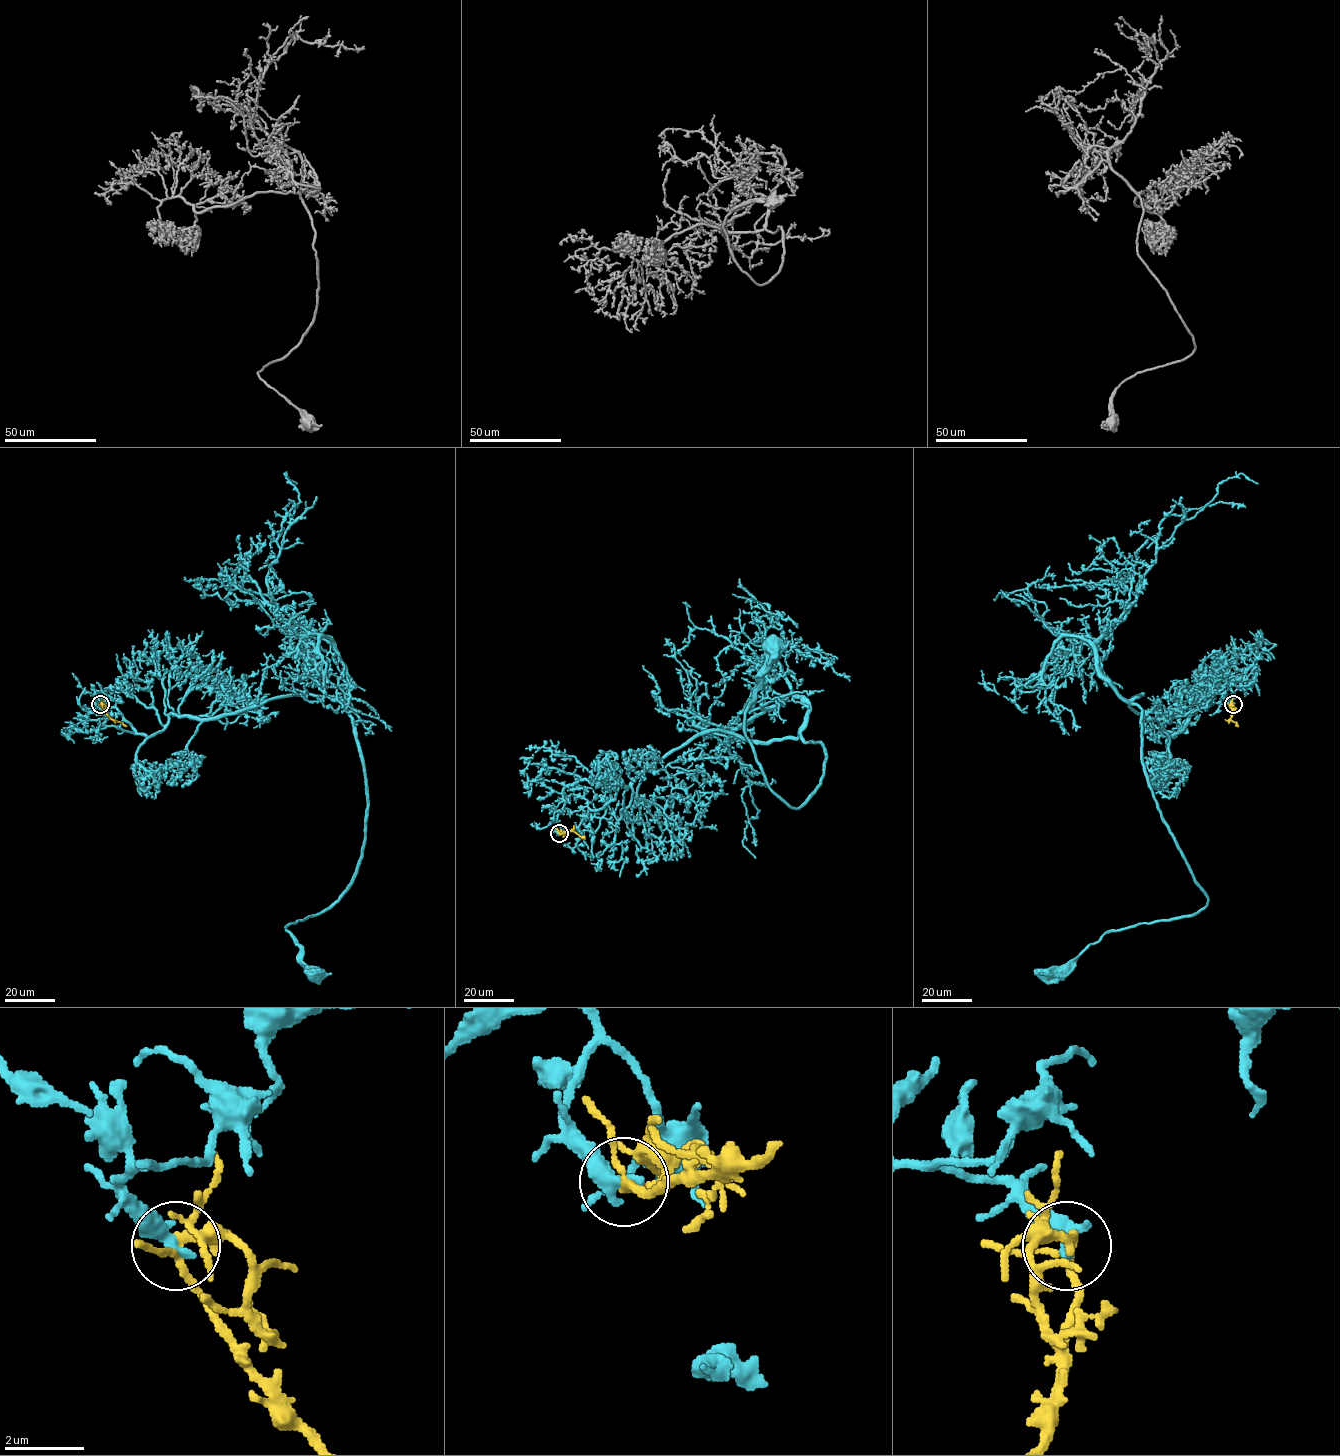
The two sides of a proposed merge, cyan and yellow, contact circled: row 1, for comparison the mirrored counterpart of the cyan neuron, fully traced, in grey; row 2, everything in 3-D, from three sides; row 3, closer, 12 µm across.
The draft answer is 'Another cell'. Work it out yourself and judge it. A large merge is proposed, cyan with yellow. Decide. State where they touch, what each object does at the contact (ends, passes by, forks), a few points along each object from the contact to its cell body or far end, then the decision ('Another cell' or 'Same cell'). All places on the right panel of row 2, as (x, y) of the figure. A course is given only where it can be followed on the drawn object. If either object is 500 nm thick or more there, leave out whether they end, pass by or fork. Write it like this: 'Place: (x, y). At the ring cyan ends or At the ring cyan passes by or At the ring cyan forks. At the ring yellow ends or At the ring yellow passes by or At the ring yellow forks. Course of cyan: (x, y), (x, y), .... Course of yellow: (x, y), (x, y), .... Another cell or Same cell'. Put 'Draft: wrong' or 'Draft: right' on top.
Draft: right
Place: (1233, 704). At the ring cyan ends. At the ring yellow forks. Course of cyan: (1233, 704), (1188, 705), (1174, 737), (1185, 714), (1128, 701), (1157, 809), (1207, 903), (1110, 930), (1048, 972). Course of yellow: (1233, 704), (1230, 720), (1238, 726). Another cell

